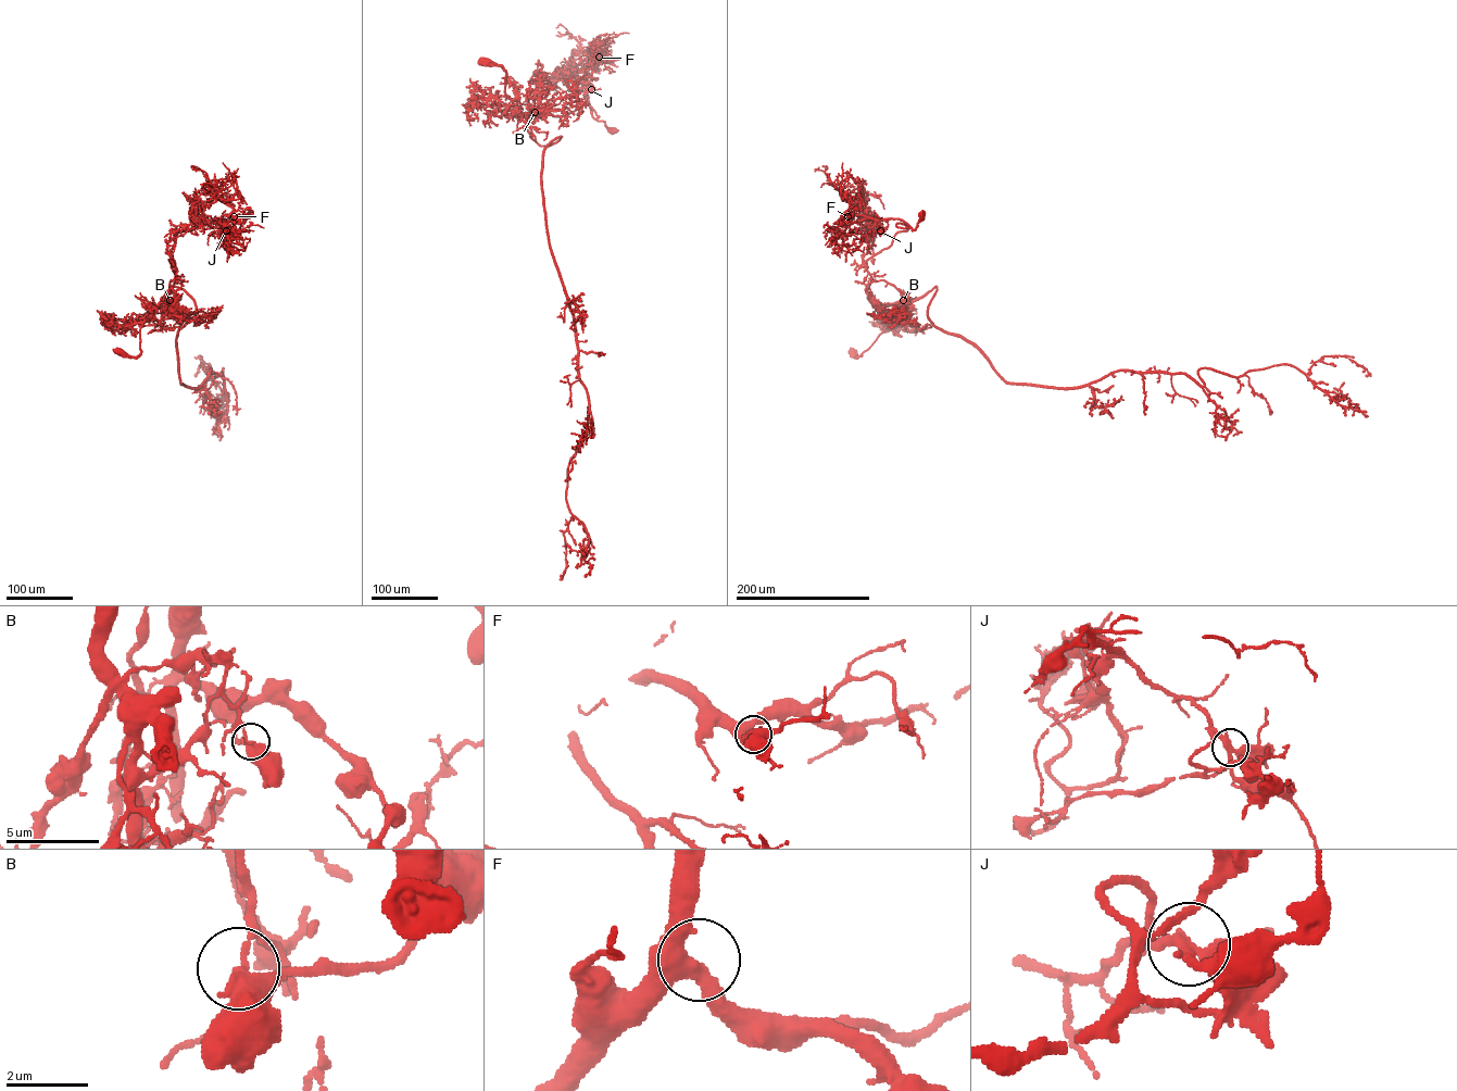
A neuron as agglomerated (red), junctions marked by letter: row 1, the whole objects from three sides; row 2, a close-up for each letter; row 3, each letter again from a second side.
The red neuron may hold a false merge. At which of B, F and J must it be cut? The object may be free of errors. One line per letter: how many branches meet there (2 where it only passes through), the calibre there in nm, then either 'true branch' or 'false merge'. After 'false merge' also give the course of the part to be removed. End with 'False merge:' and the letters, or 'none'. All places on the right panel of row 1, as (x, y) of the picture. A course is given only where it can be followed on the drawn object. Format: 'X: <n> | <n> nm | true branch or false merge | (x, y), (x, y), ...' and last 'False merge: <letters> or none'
B: 3 | 320 nm | false merge | (903, 300), (865, 265), (875, 254), (864, 233), (875, 221), (853, 215), (854, 199), (818, 167)
F: 3 | 360 nm | true branch
J: 3 | 280 nm | true branch
False merge: B

